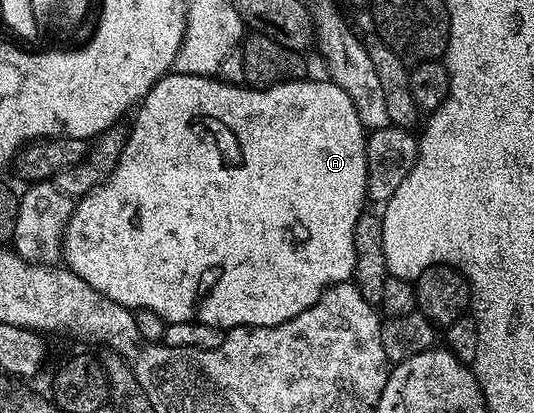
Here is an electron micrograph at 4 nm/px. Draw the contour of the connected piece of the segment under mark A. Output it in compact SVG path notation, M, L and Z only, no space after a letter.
M169 72L156 86L148 92L138 107L139 115L135 118L135 127L130 127L127 142L123 145L123 151L119 157L119 162L115 165L115 170L107 178L106 182L95 190L89 191L86 196L75 202L75 212L72 214L66 232L63 233L62 261L66 269L72 270L77 276L85 280L97 292L109 296L117 304L126 306L128 310L148 310L157 312L157 316L163 318L164 323L169 322L200 322L210 326L218 326L220 330L226 332L232 330L234 326L276 326L285 324L293 320L293 316L301 316L301 312L308 310L310 306L316 306L319 298L332 286L338 286L340 282L346 282L355 273L355 249L353 248L353 232L357 228L357 220L365 212L363 205L368 205L367 196L367 135L368 131L361 124L361 116L357 116L357 108L353 108L353 100L343 89L333 81L311 82L312 80L300 80L298 82L282 82L276 86L266 88L252 88L246 84L234 86L231 82L218 82L220 79L215 76L193 76L192 74L177 74Z

